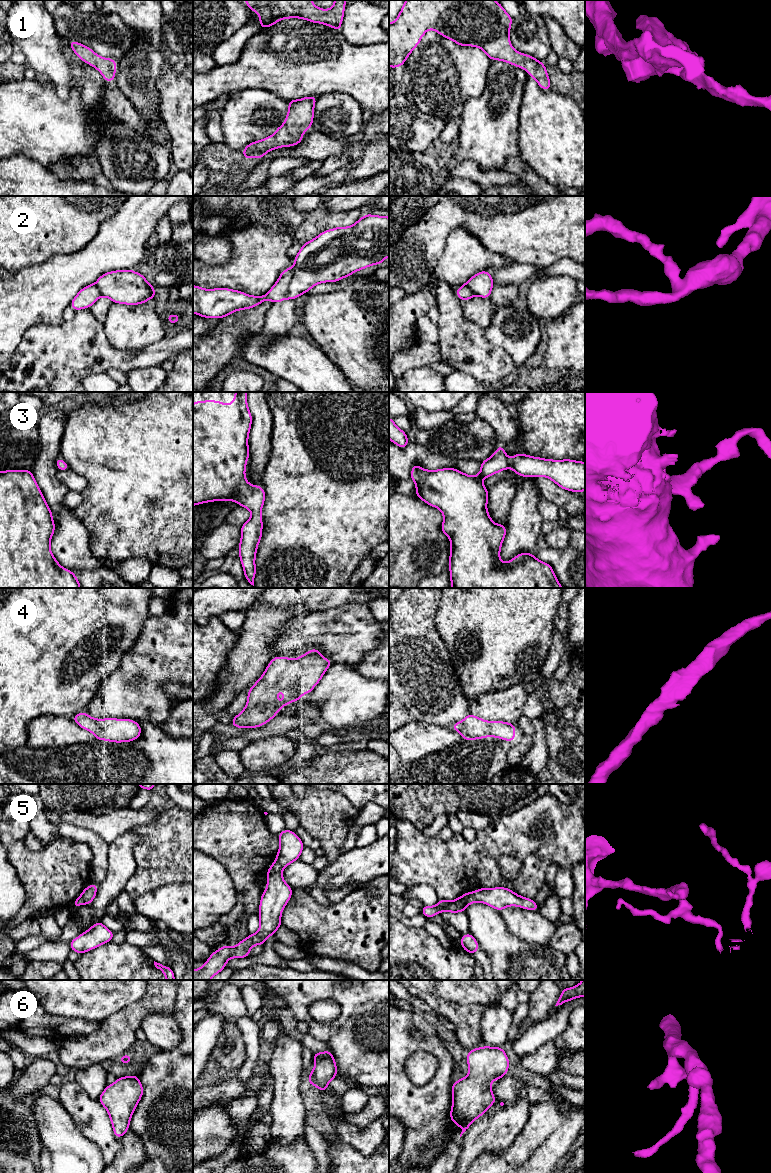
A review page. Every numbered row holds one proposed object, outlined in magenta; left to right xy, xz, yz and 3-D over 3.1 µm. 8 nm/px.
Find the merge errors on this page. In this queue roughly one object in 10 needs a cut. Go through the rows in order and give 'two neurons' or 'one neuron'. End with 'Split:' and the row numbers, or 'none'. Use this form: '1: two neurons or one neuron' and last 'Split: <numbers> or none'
1: one neuron
2: two neurons
3: one neuron
4: one neuron
5: one neuron
6: one neuron
Split: 2

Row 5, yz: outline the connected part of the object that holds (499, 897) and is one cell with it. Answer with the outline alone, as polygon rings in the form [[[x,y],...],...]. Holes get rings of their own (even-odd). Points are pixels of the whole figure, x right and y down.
[[[495,887],[492,889],[479,888],[474,893],[469,891],[454,901],[439,899],[436,906],[423,906],[421,913],[428,919],[442,911],[451,913],[464,912],[467,906],[474,902],[484,903],[499,912],[507,906],[518,906],[527,910],[539,911],[539,907],[533,899],[519,896],[505,887]]]

